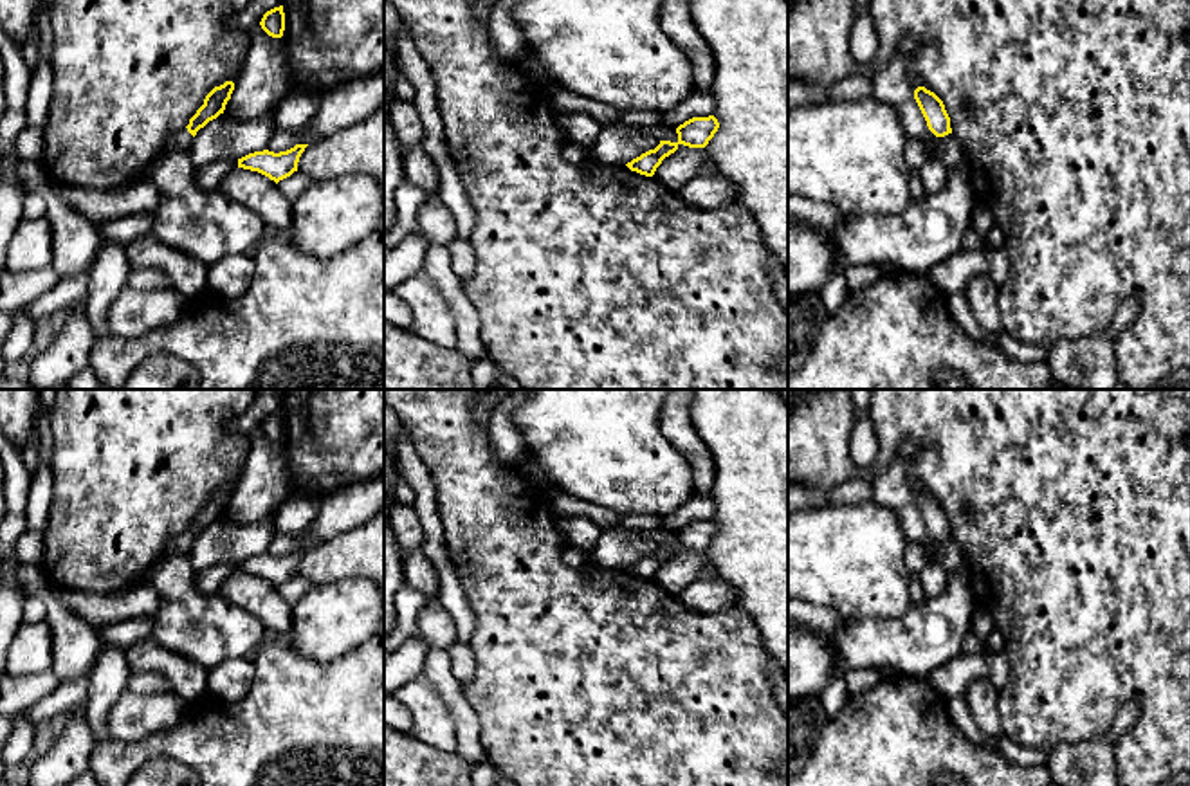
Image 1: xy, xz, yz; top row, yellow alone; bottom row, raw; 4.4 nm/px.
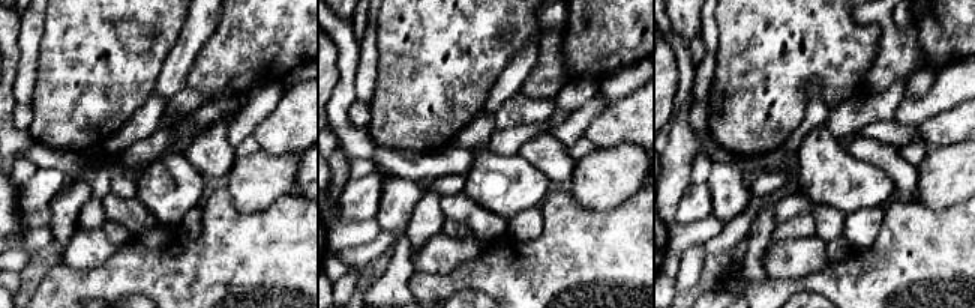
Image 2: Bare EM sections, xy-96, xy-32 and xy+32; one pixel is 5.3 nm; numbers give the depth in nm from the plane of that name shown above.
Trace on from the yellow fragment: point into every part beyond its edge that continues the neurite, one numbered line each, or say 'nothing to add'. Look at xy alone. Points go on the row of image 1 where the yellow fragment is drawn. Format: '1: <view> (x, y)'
1: xy (181, 139)

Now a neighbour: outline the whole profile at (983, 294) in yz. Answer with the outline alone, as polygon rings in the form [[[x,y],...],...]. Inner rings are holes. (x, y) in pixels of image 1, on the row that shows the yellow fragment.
[[[977,274],[965,288],[970,310],[983,330],[999,334],[1002,330],[1001,317],[1001,287],[986,274]]]

